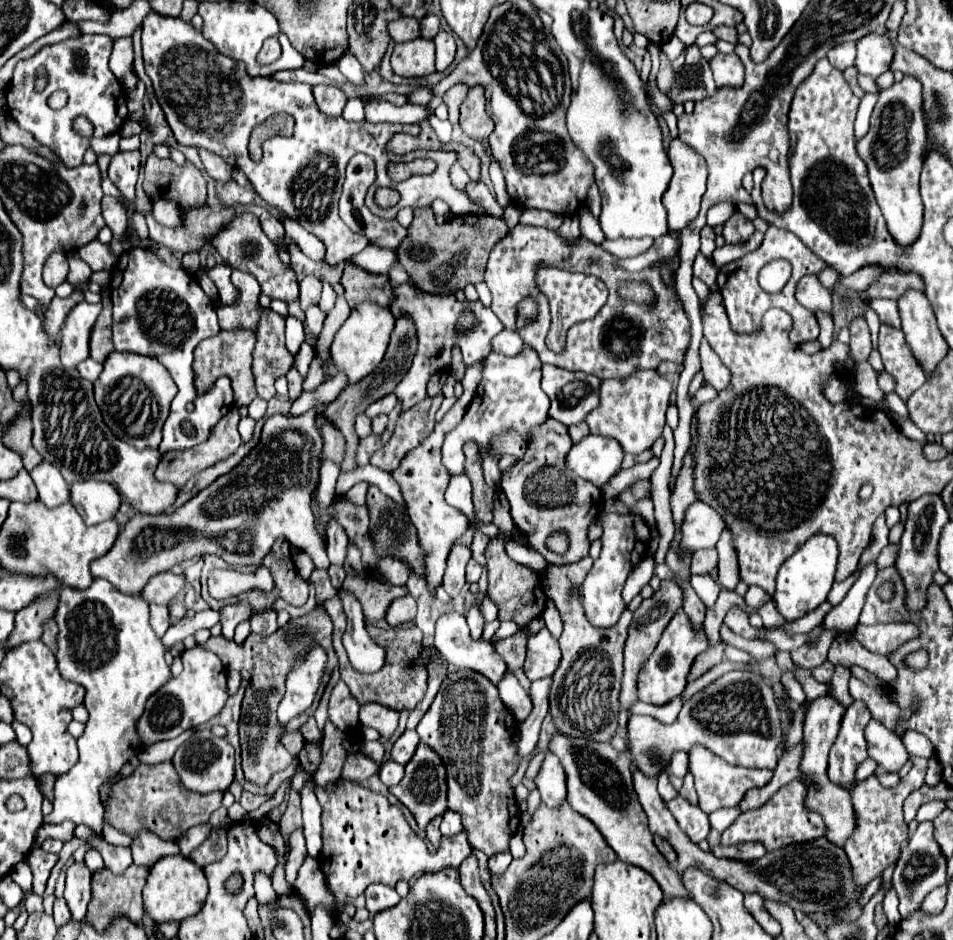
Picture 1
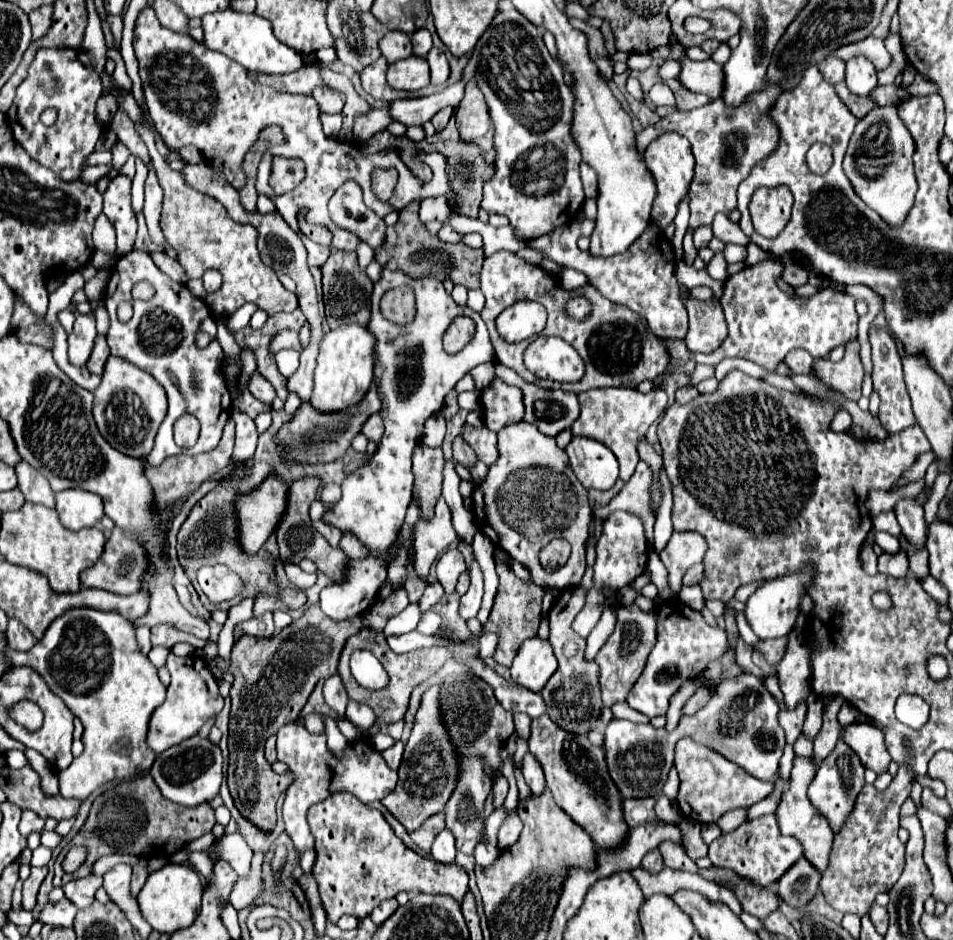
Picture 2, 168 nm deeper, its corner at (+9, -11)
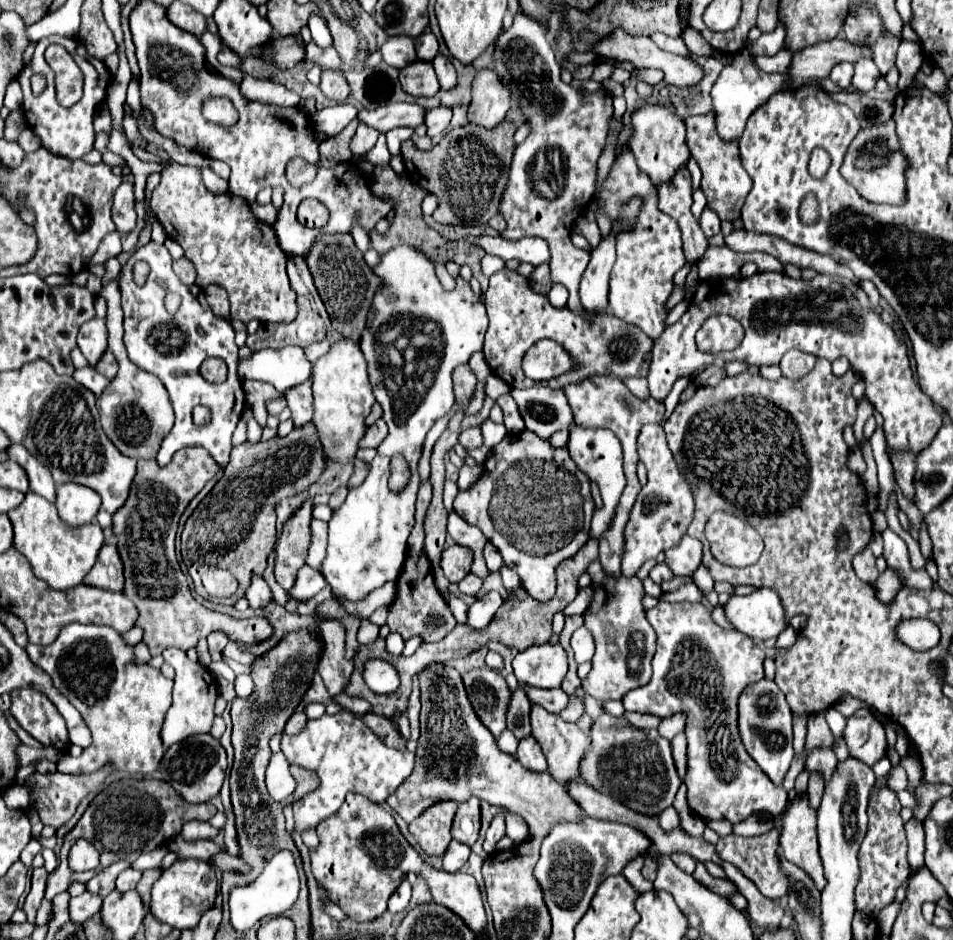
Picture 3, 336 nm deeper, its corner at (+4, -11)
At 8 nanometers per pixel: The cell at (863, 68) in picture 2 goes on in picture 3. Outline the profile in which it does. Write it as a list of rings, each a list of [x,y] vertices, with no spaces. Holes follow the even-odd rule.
[[[862,57],[854,63],[856,67],[856,73],[852,77],[852,85],[858,89],[858,91],[872,91],[876,81],[880,79],[880,73],[878,73],[878,67],[874,65],[874,61],[870,57]]]

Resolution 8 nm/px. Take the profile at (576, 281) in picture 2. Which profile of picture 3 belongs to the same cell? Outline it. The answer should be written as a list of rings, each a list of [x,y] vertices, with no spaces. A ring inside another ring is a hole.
[[[552,285],[550,293],[548,293],[548,301],[550,301],[554,307],[564,307],[566,301],[568,301],[568,291],[566,291],[566,287],[562,287],[562,285]]]

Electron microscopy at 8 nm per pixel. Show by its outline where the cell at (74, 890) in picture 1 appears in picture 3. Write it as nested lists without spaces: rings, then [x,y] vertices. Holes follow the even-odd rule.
[[[122,861],[122,863],[112,863],[110,867],[104,867],[98,875],[94,875],[88,883],[86,883],[86,889],[90,893],[98,893],[100,897],[106,897],[110,891],[114,891],[114,883],[116,883],[116,877],[118,873],[122,873],[124,869],[128,869],[130,863]]]

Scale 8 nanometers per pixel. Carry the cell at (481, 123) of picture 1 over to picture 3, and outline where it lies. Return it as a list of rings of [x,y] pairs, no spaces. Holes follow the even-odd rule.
[[[482,69],[472,83],[472,103],[468,119],[486,129],[498,125],[510,109],[510,89],[502,83],[494,69]]]

